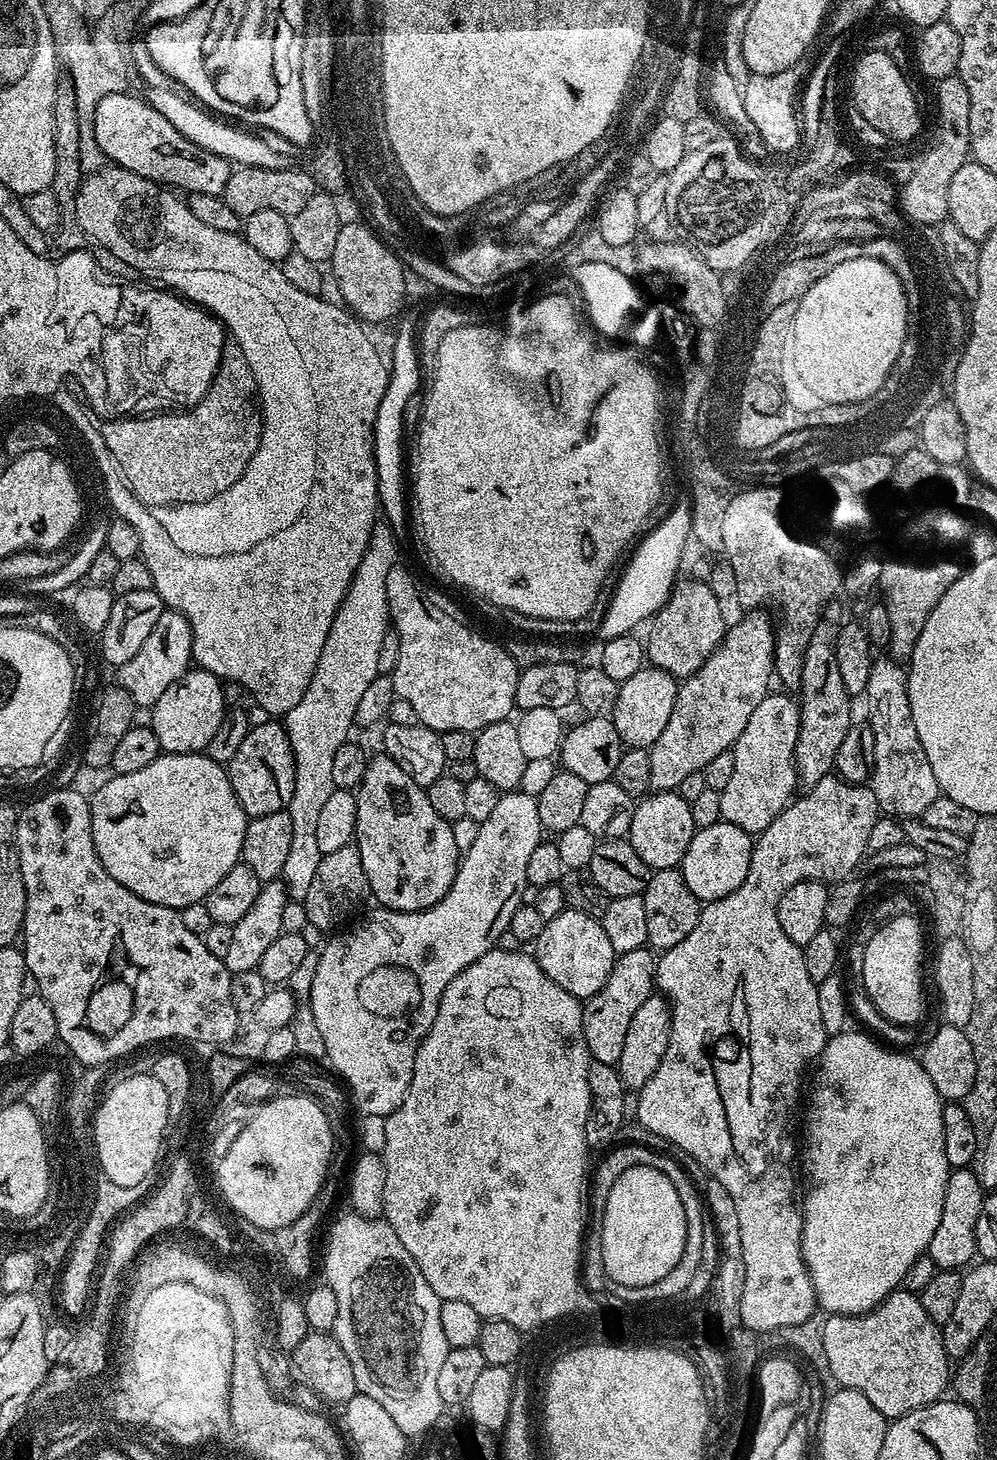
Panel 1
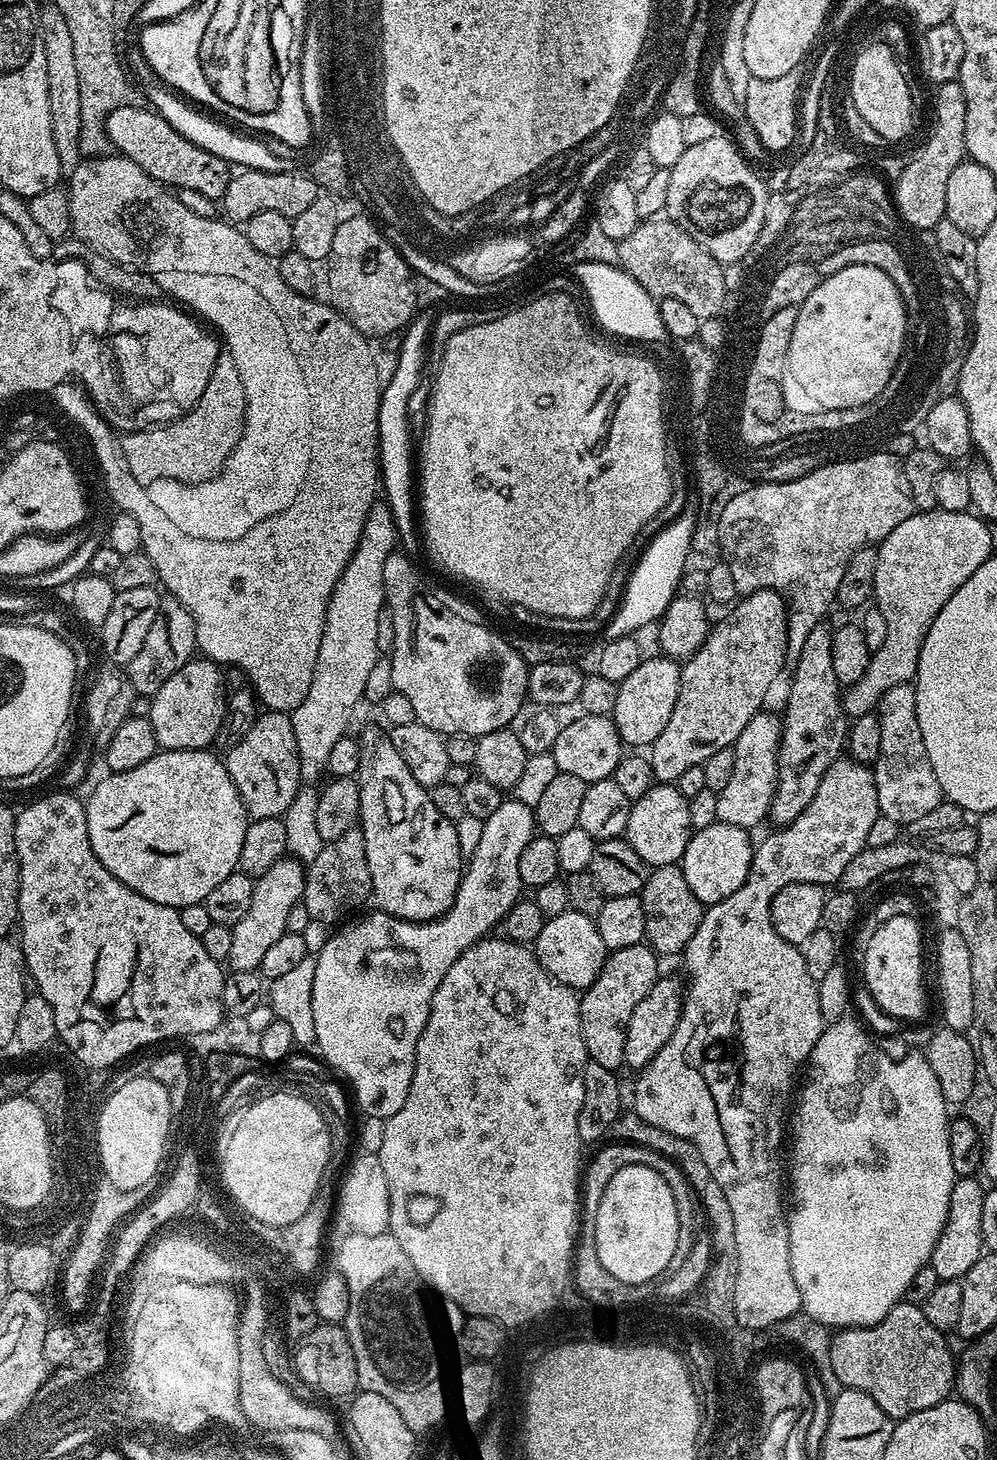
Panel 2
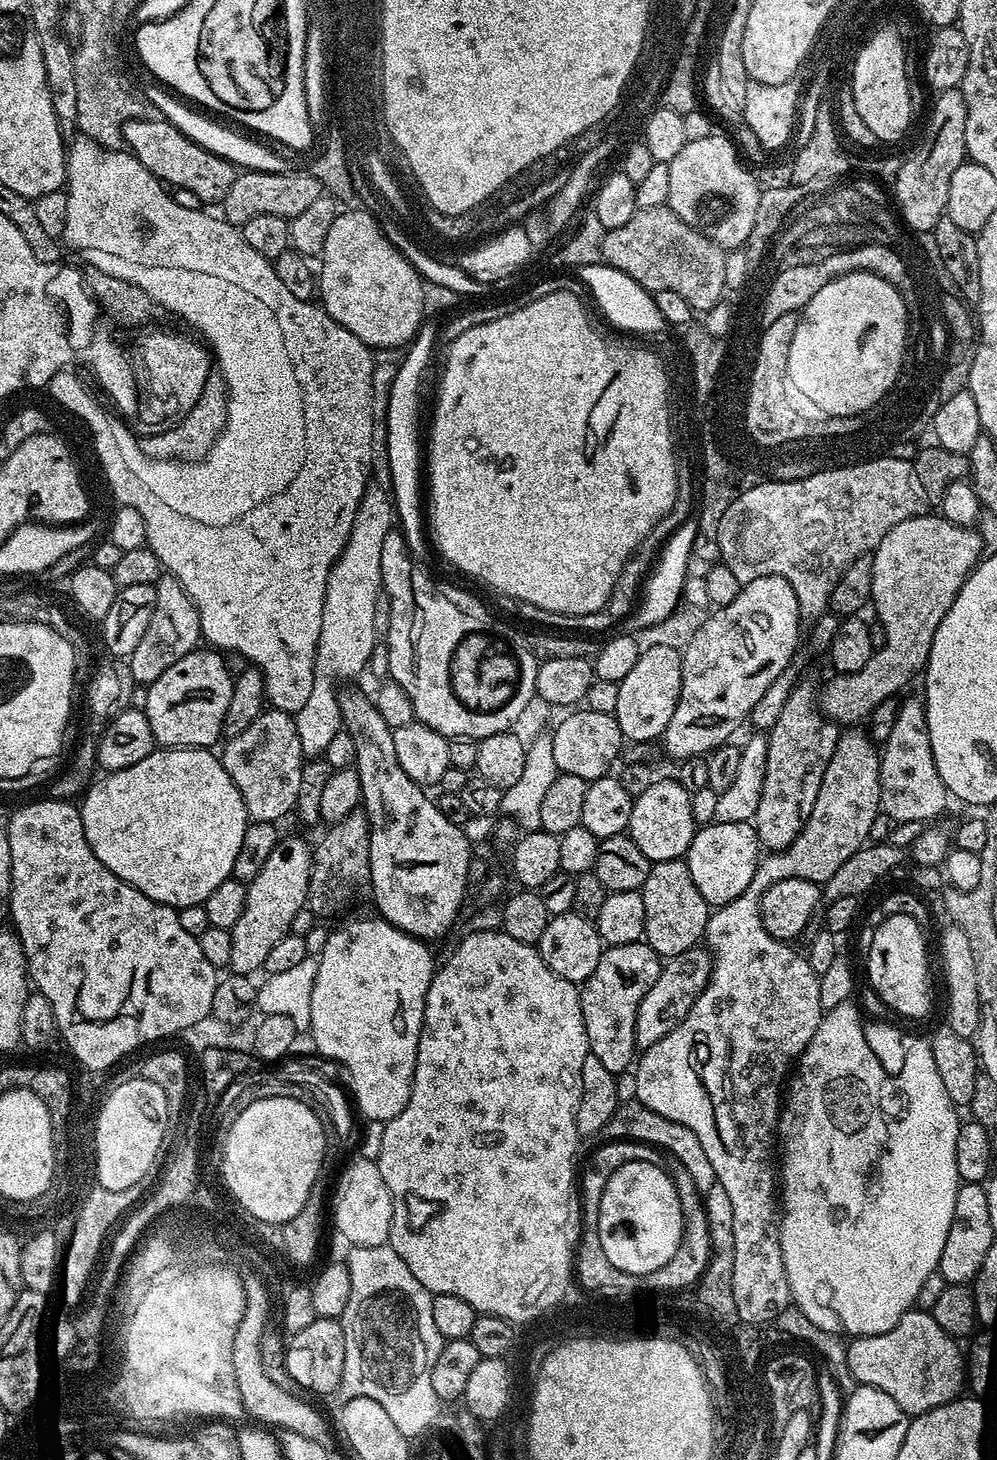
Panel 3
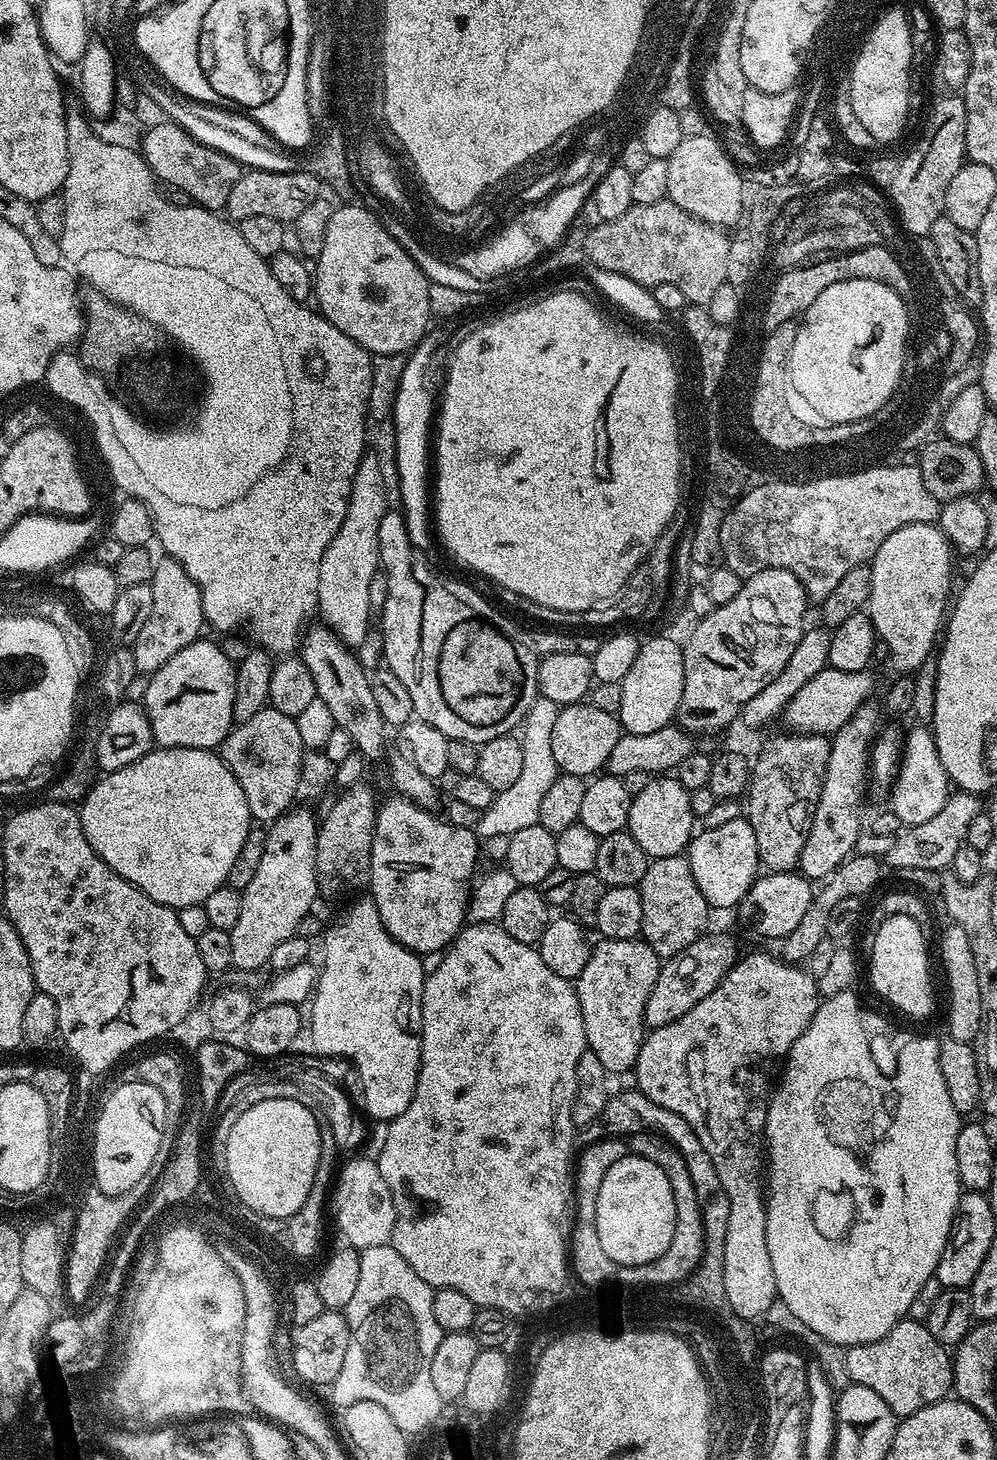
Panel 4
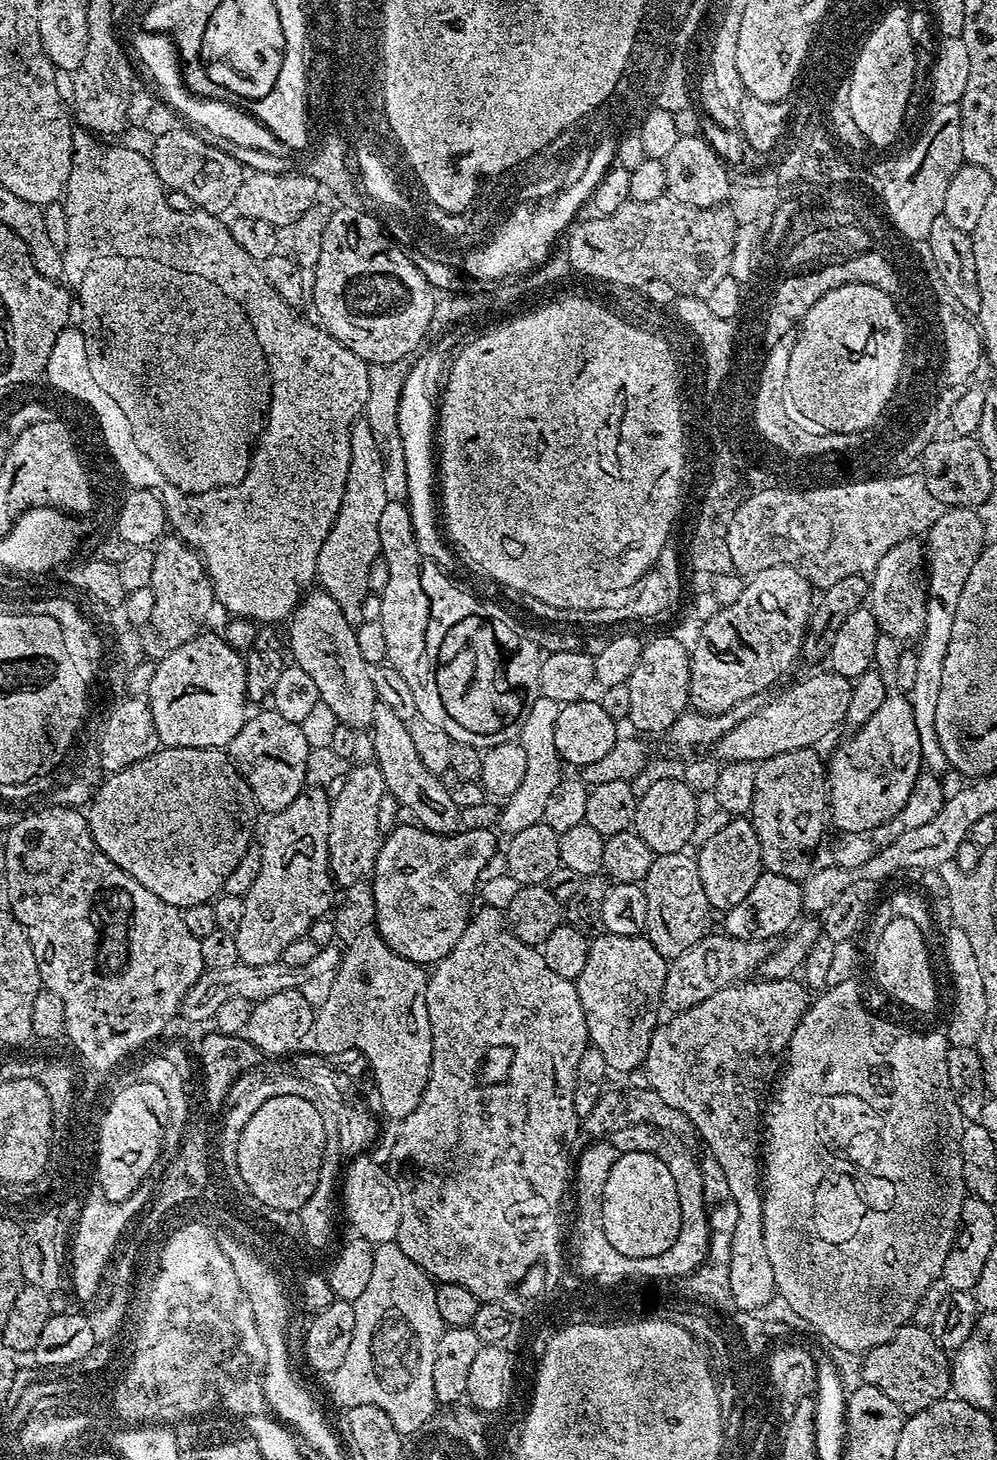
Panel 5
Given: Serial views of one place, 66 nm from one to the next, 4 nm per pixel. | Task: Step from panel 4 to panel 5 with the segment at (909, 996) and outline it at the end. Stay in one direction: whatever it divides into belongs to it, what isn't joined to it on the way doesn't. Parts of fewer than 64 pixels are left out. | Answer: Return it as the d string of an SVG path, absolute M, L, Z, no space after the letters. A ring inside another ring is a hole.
M892 916L889 921L876 940L872 972L881 990L889 992L898 1003L916 1012L928 1012L936 1004L936 980L932 977L932 960L928 957L929 941L914 922L901 916Z

